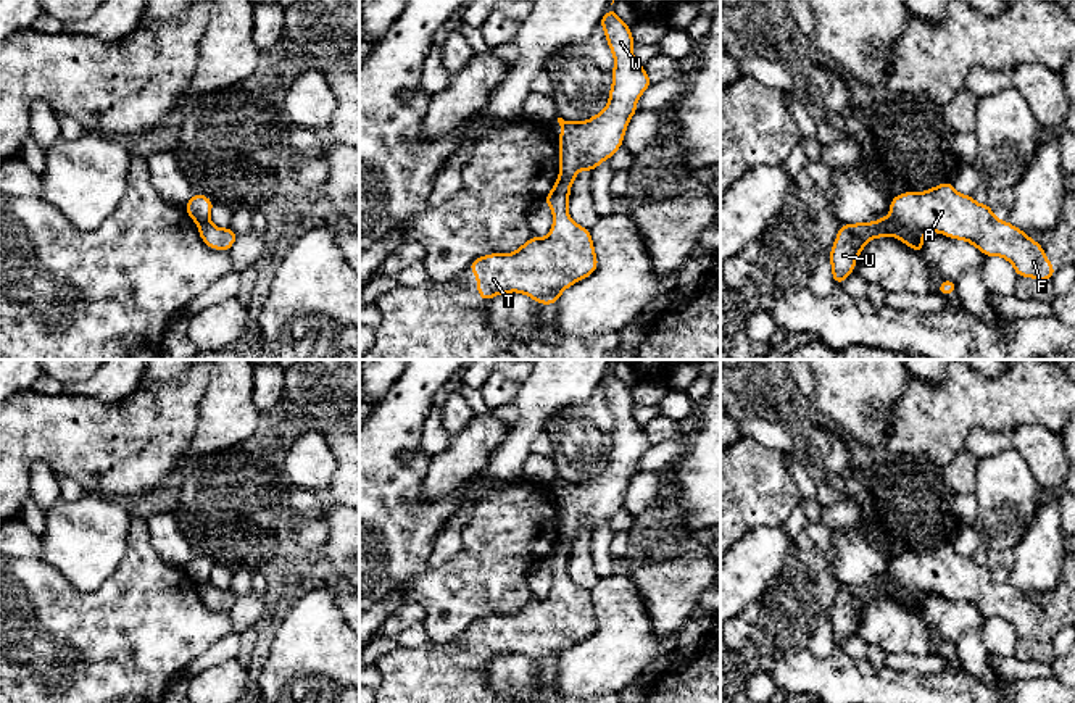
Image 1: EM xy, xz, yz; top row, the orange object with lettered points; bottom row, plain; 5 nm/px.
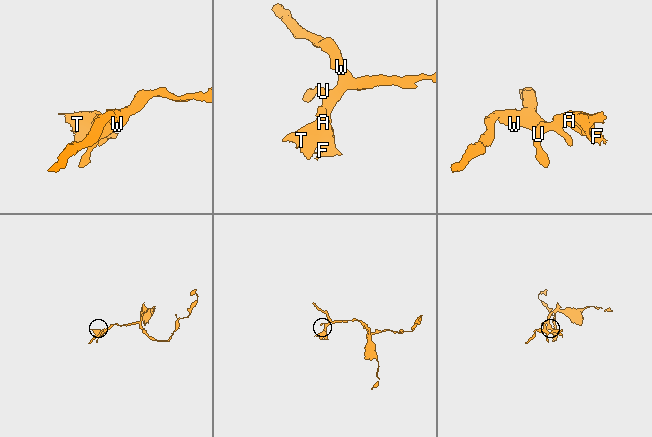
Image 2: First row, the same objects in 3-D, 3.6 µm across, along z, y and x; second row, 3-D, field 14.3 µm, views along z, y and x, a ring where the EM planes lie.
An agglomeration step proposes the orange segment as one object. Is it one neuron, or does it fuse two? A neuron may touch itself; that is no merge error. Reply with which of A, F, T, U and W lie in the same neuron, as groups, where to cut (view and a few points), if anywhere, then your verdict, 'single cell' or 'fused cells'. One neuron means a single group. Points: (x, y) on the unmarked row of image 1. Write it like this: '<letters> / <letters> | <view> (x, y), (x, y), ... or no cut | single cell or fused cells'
A F T / U W | yz (888, 576), (922, 595) | fused cells

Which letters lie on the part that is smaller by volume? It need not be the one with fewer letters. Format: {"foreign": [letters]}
{"foreign": ["A", "F", "T"]}

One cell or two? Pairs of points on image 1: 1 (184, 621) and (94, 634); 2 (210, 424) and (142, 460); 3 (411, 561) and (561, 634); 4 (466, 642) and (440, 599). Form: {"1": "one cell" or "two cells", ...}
{"1": "one cell", "2": "two cells", "3": "two cells", "4": "two cells"}

